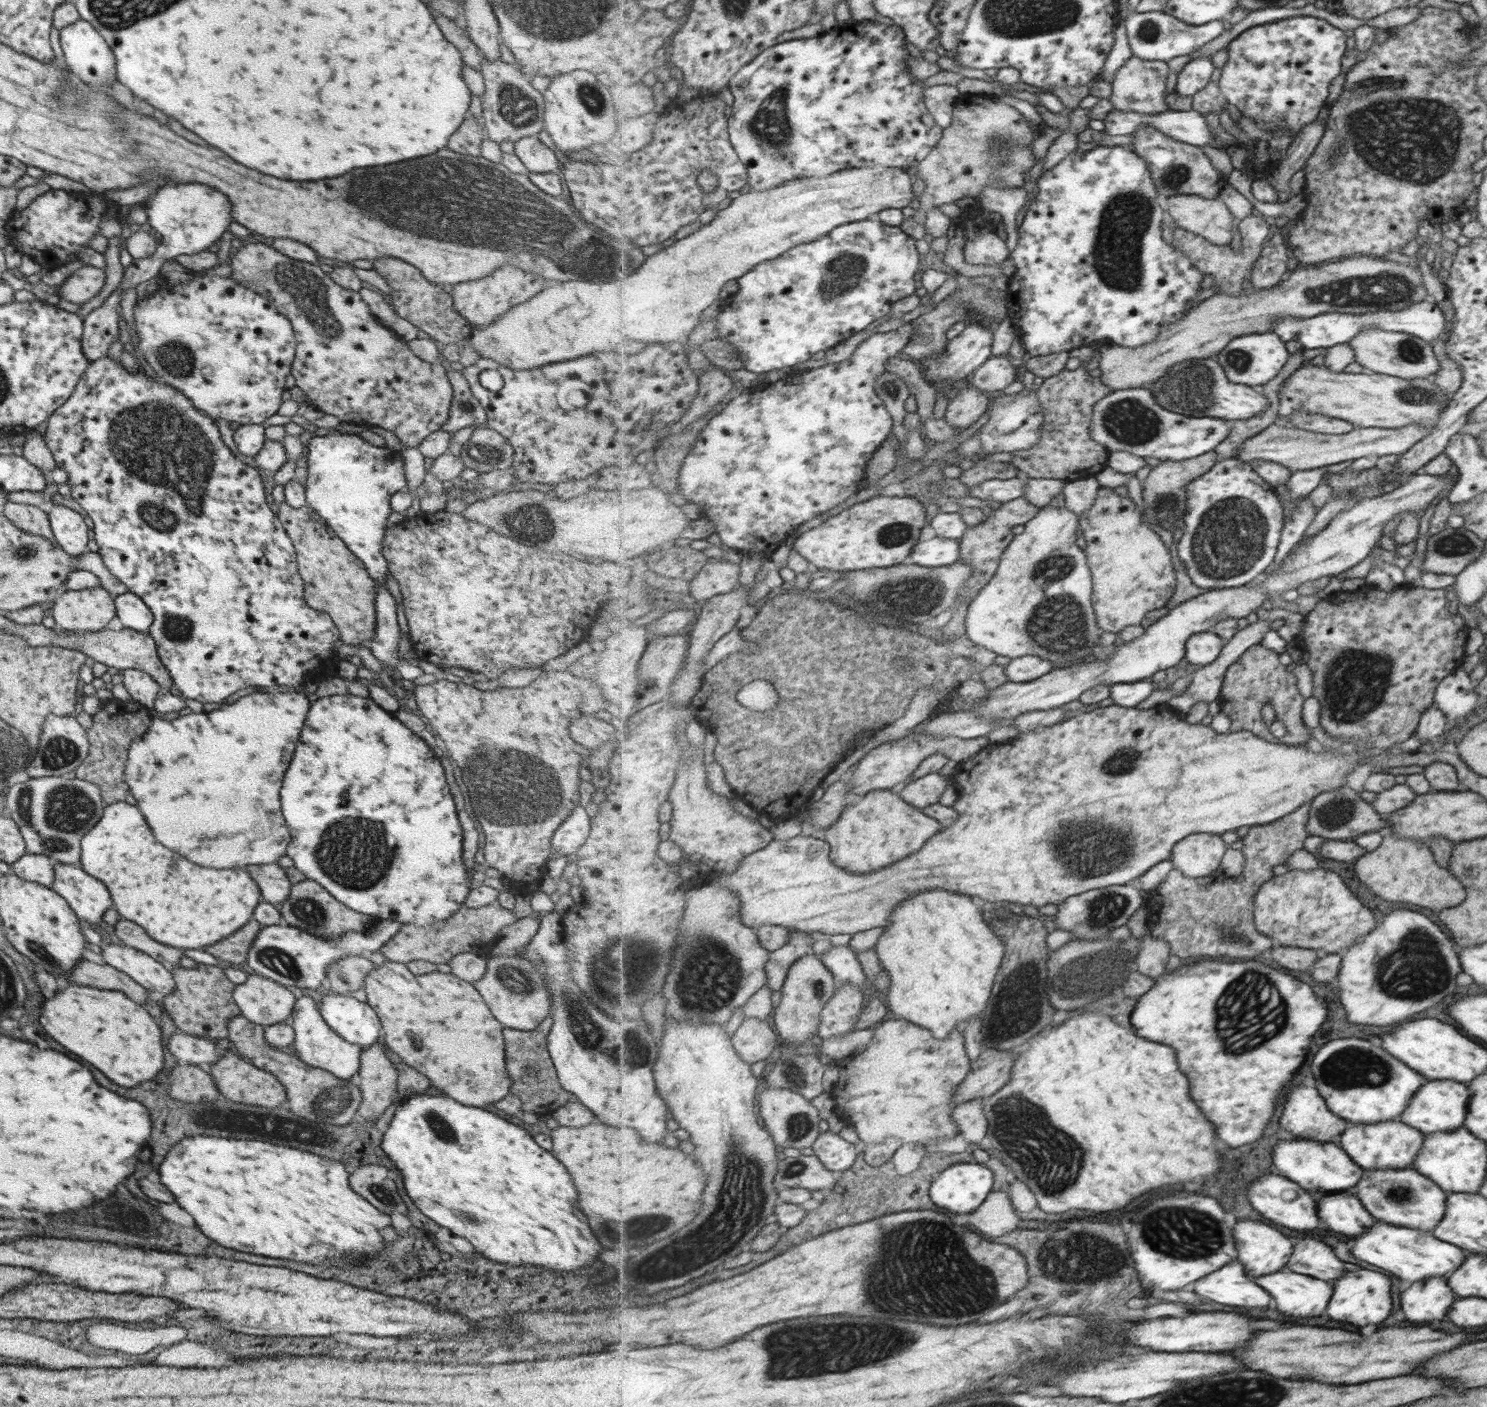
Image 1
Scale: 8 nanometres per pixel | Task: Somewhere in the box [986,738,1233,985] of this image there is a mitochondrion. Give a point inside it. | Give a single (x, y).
(1085, 834)

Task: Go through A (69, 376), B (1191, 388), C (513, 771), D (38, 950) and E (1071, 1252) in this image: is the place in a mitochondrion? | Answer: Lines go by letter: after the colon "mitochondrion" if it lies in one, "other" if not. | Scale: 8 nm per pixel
A: other
B: mitochondrion
C: mitochondrion
D: mitochondrion
E: mitochondrion

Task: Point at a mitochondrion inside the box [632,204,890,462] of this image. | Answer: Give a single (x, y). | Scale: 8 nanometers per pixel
(842, 274)

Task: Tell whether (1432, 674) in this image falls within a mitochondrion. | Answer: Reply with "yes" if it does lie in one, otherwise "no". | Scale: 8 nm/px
no

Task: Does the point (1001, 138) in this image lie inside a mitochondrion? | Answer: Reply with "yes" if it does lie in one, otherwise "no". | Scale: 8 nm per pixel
yes

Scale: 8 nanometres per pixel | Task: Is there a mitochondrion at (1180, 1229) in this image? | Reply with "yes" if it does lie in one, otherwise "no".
yes

